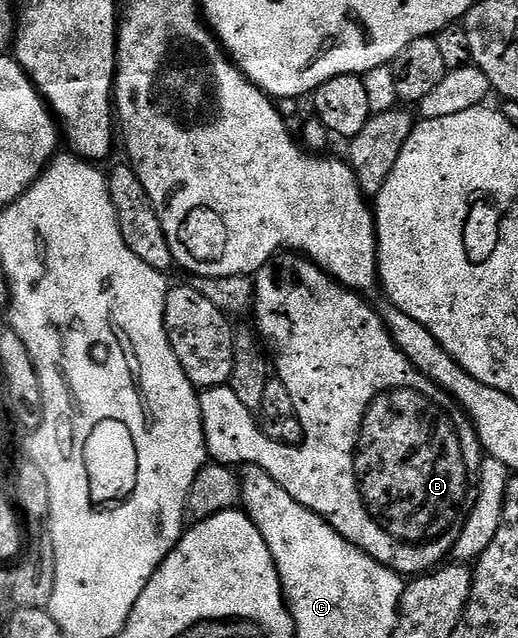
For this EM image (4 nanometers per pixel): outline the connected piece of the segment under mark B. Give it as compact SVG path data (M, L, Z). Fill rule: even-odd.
M281 252L254 275L254 281L256 284L254 303L256 322L254 321L254 326L274 359L275 377L282 384L286 384L286 392L290 392L292 412L300 422L300 427L304 429L304 436L299 444L285 444L283 441L270 437L264 433L261 423L252 419L255 418L253 411L248 410L246 404L242 404L242 400L238 400L238 396L232 389L228 386L216 386L199 395L202 428L209 459L221 466L240 468L247 464L262 468L262 472L266 472L279 486L286 488L286 492L290 492L290 496L294 496L294 500L298 500L298 504L313 510L315 514L330 523L346 540L350 540L350 544L362 548L362 552L366 552L371 558L378 560L383 566L395 570L401 576L419 576L439 567L449 557L452 546L460 539L464 522L468 518L468 511L471 510L474 501L474 479L477 477L482 461L480 441L468 415L452 401L452 397L445 390L440 389L433 382L429 382L422 372L413 368L410 360L398 349L388 334L388 329L384 327L383 317L377 311L375 314L360 299L363 297L359 293L349 290L347 286L340 285L309 259L295 252Z

